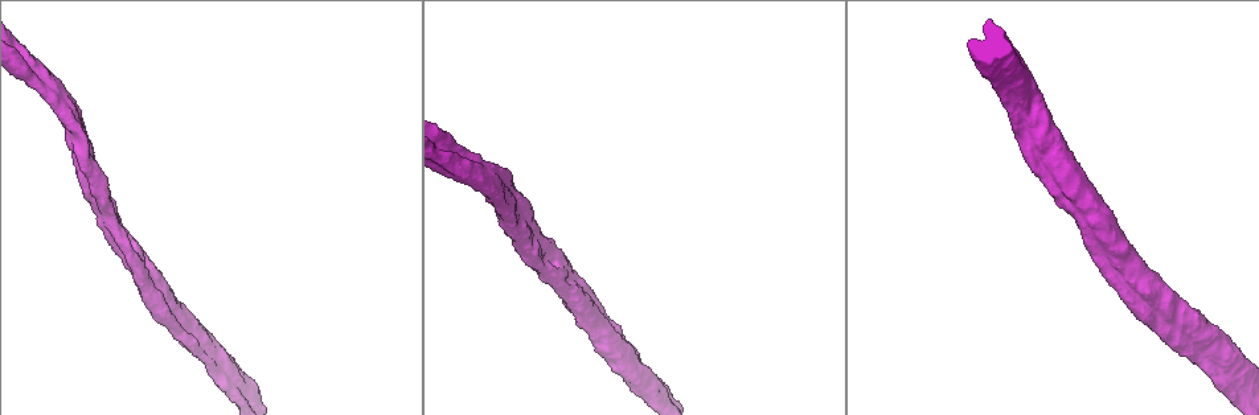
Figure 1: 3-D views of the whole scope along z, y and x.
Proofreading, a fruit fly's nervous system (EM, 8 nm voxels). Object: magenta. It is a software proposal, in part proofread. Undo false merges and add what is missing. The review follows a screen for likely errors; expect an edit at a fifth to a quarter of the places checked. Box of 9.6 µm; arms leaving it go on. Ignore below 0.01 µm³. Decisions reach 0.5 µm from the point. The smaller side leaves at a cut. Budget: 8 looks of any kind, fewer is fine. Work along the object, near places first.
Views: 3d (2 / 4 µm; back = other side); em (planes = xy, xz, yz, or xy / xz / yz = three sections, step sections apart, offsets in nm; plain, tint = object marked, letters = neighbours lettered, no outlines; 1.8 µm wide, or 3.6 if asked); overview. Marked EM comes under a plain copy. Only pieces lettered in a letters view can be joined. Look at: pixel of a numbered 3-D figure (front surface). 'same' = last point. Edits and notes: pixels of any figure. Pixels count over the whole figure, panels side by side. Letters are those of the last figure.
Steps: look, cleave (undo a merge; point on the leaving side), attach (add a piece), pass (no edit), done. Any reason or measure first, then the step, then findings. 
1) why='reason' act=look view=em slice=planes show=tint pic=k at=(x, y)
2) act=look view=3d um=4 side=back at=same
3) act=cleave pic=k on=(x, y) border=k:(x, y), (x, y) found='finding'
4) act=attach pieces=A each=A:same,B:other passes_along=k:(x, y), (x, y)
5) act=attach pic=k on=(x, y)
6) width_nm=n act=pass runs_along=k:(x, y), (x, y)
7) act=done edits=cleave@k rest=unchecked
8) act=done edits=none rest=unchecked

why='three arms meet' act=look view=em slice=planes show=tint pic=1 at=(1007, 61)

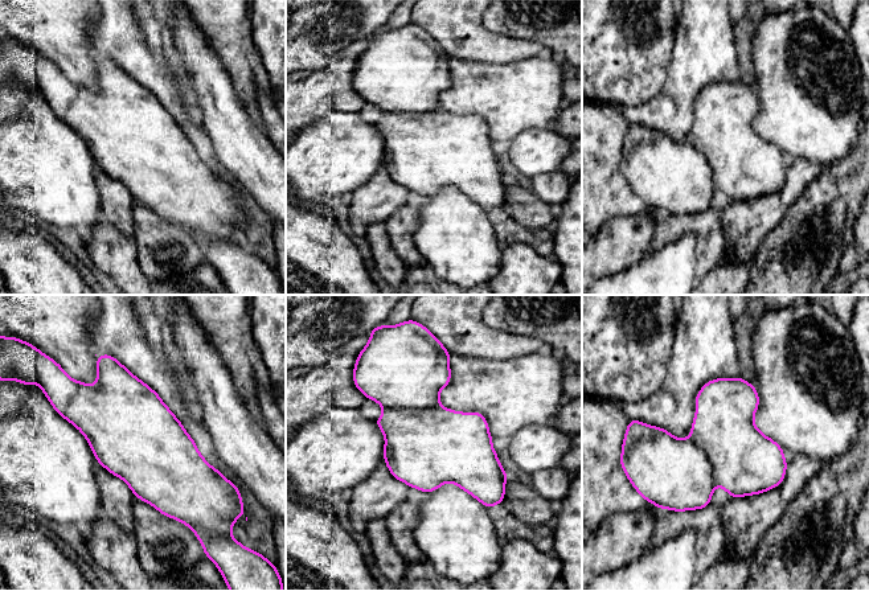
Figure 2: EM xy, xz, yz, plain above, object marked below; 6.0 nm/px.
why='what lies round it' act=look view=em slice=planes show=letters at=same

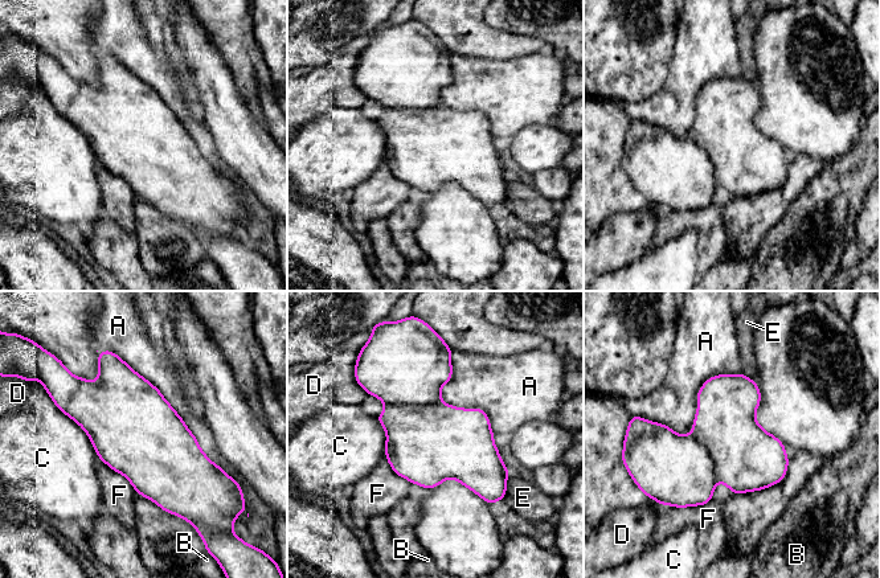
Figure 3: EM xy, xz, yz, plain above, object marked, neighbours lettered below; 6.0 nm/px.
act=pass each=A:other,B:other,C:other,D:other,E:other,F:other found='all the same neuron'

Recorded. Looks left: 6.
act=look view=em slice=planes show=tint pic=1 at=(1055, 157)

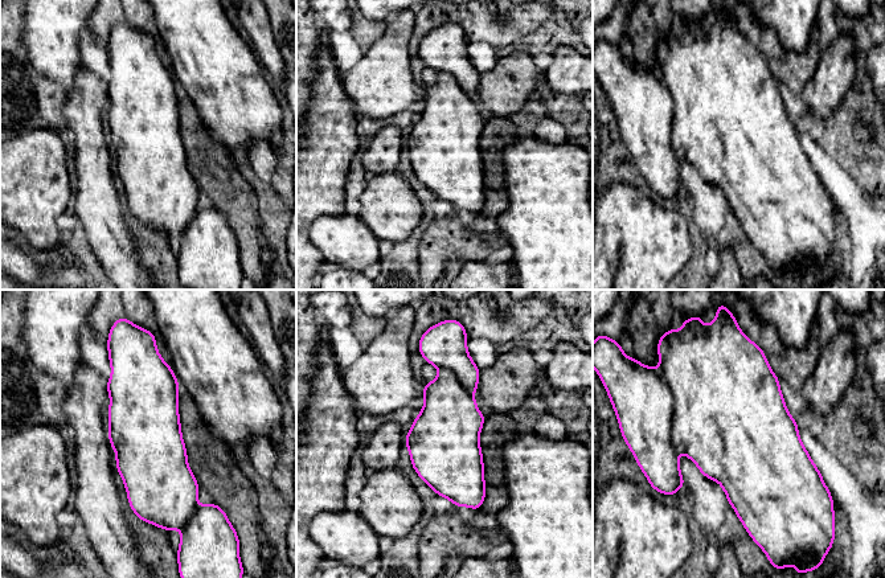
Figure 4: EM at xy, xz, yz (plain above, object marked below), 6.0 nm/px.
why='what lies round it' act=look view=em slice=planes show=letters at=same

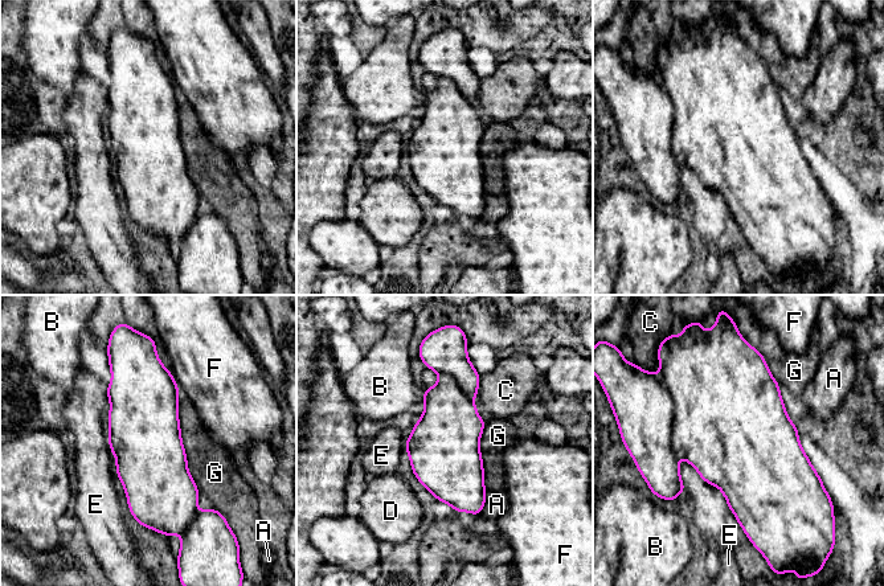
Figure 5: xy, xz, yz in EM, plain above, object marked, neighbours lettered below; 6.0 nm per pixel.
act=pass each=A:other,B:other,C:other,D:other,E:other,F:other,G:other border=5:(179, 392), (180, 439), (200, 492) found='continuous, no second neuron'

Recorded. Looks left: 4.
why='thick end' act=look view=3d um=2 pic=1 at=(594, 293)

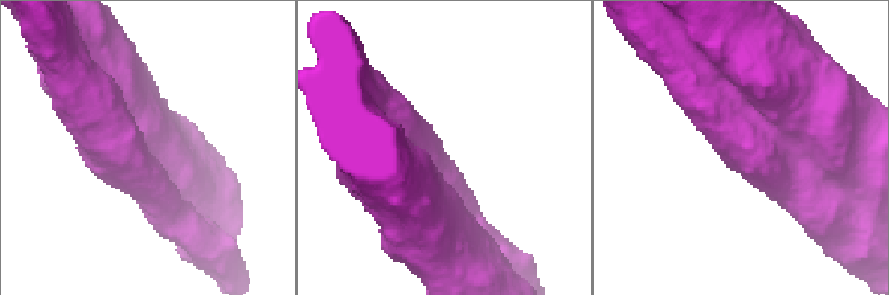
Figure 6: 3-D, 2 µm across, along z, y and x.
act=look view=em slice=xy step=16 show=letters pic=6 at=(746, 174)

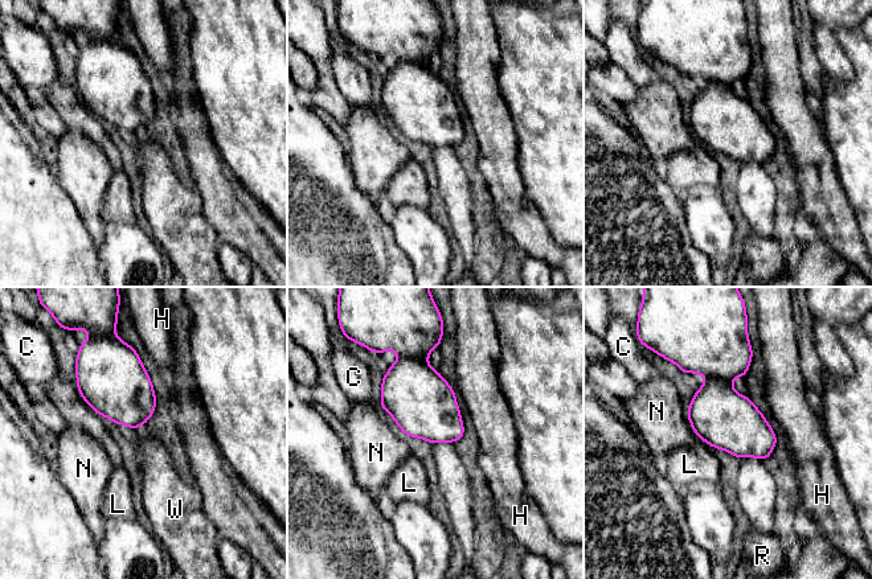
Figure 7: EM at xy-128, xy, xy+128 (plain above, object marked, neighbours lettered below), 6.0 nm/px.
act=look view=em slice=planes show=letters at=same

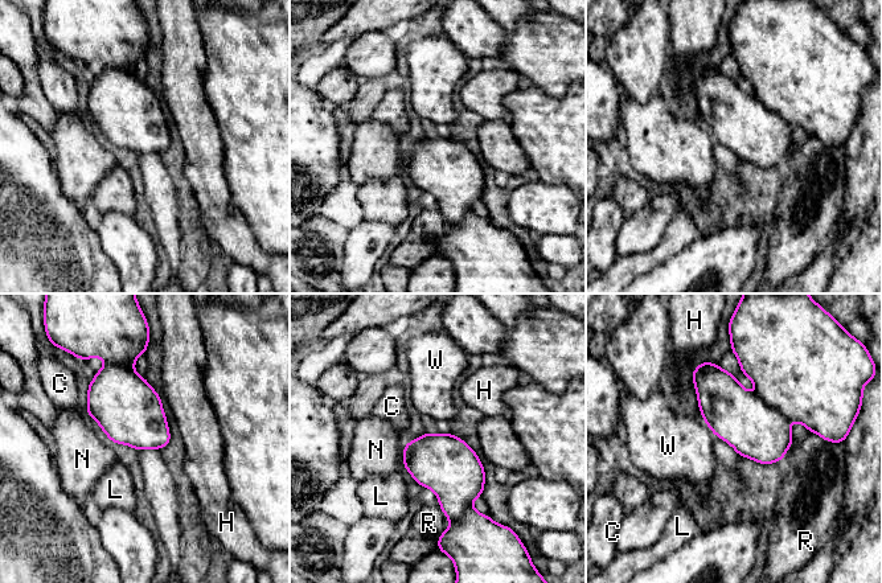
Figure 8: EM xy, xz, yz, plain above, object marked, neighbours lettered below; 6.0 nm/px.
act=pass each=C:other,H:other,L:other,N:other,R:other,W:other border=8:(701, 419), (713, 432) found='none of them fits'

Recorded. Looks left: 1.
act=done edits=none rest=unchecked

